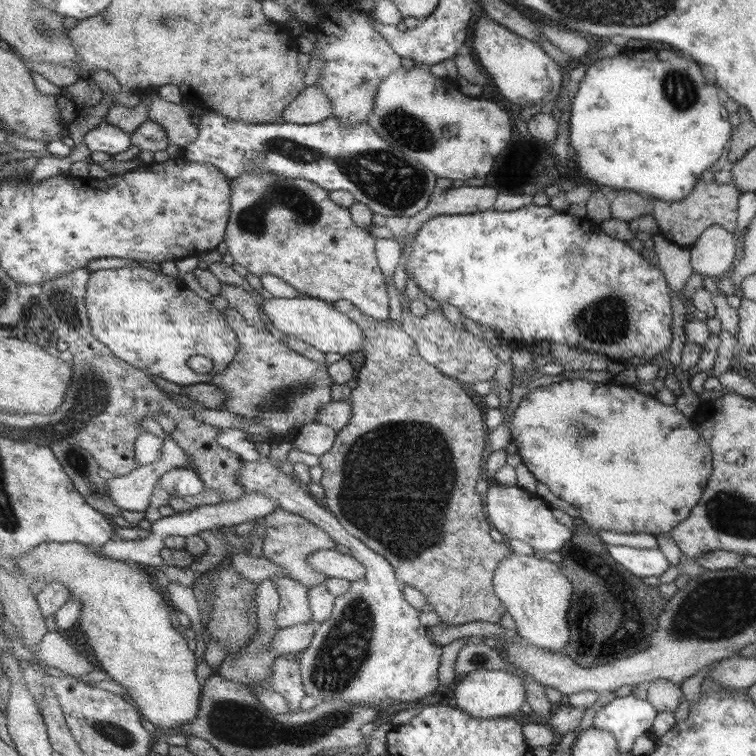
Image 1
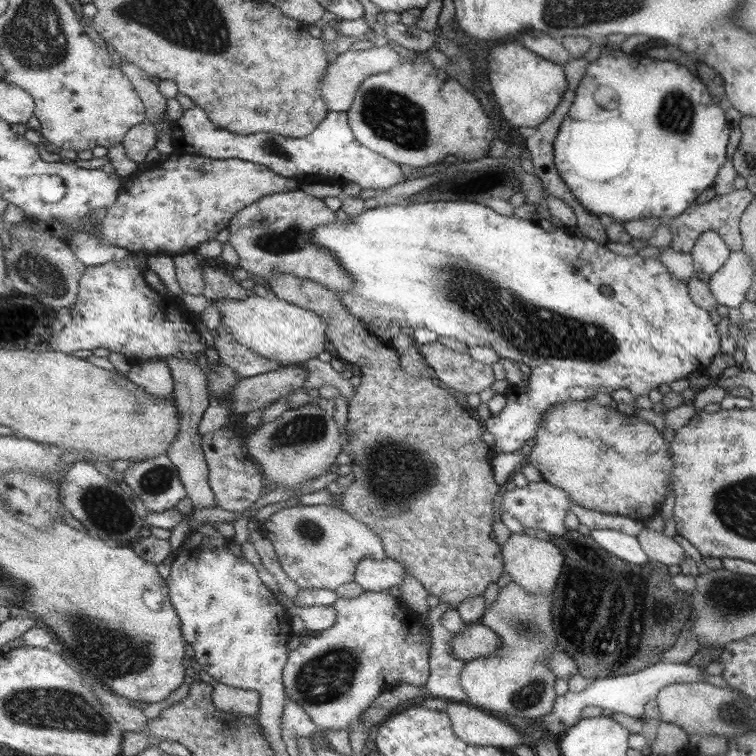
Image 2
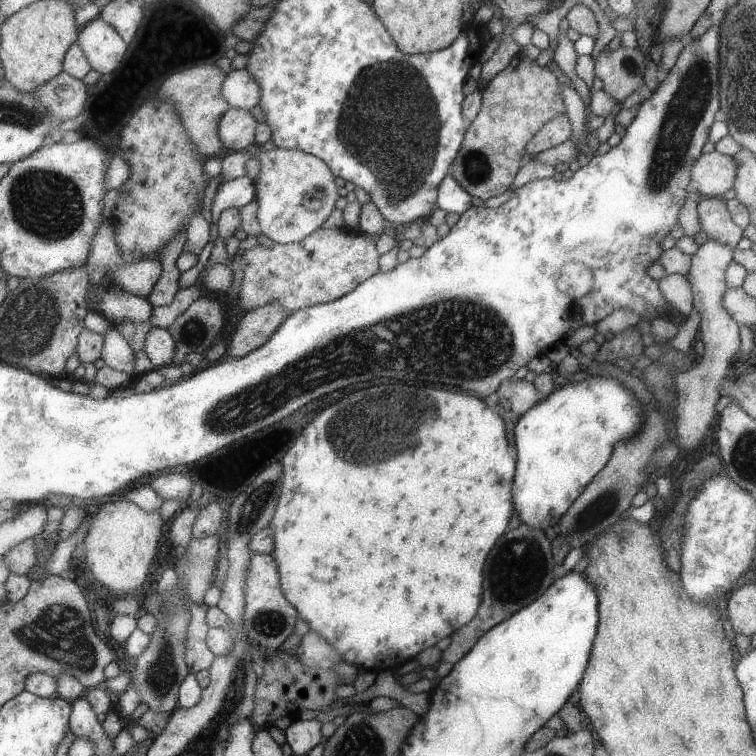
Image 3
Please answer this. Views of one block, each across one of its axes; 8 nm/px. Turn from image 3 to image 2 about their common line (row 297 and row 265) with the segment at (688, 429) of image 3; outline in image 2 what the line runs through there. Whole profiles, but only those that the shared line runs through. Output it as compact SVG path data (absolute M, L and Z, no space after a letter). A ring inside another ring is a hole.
M706 231L700 235L692 247L693 266L696 272L706 278L724 266L724 262L728 260L730 253L731 249L723 241L721 235L716 231Z

